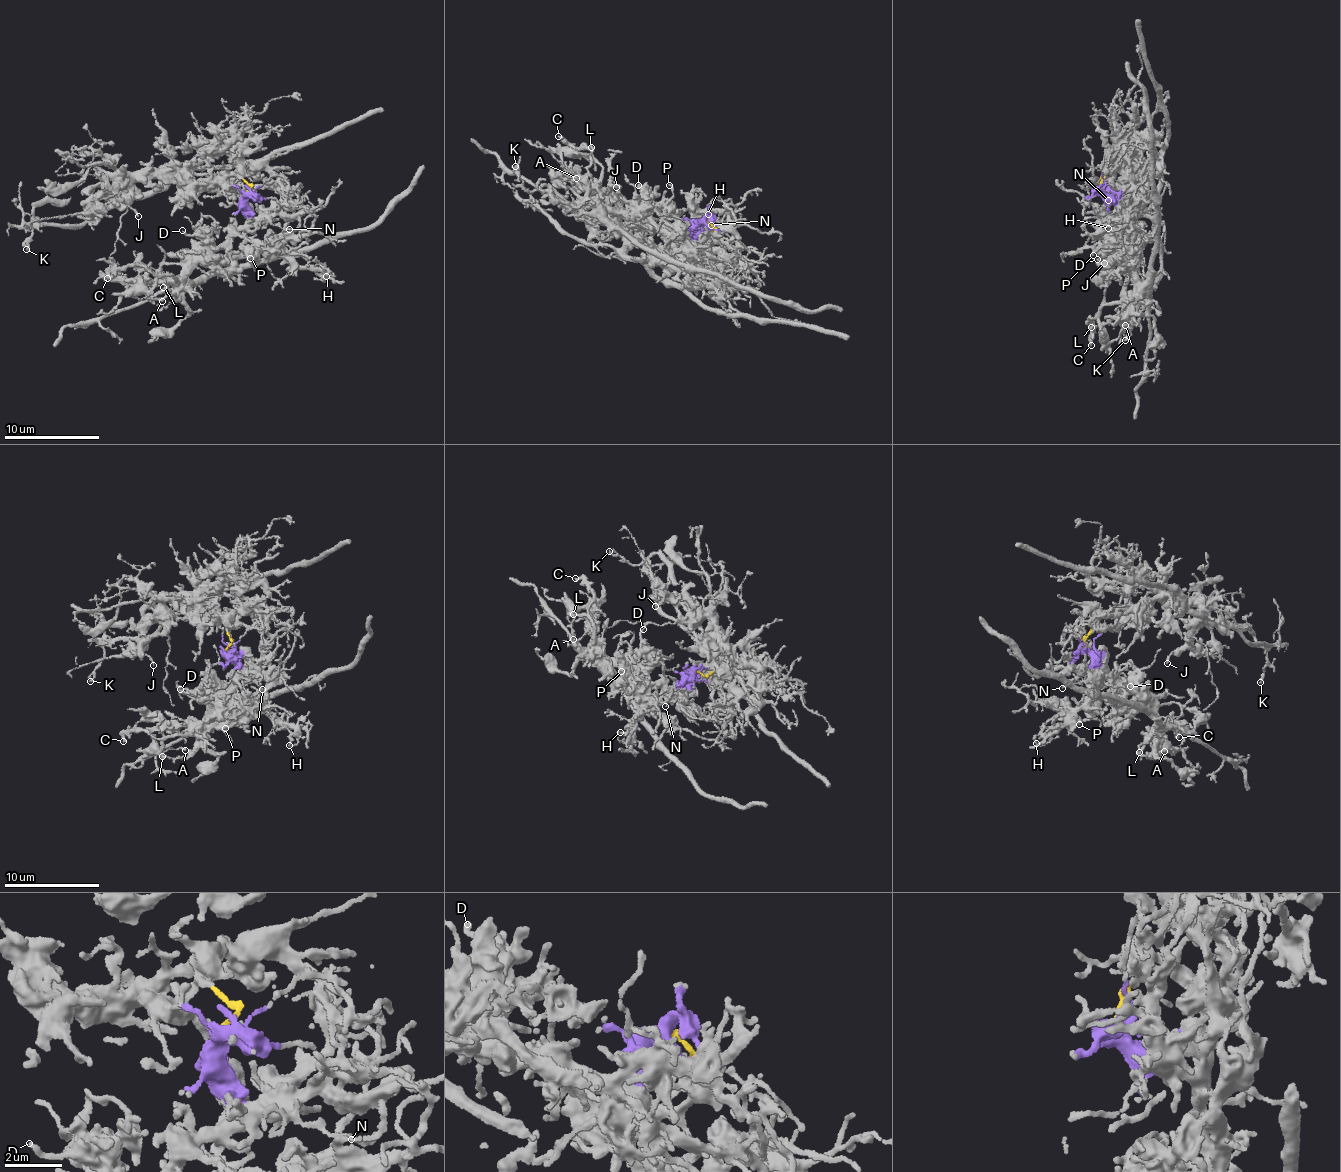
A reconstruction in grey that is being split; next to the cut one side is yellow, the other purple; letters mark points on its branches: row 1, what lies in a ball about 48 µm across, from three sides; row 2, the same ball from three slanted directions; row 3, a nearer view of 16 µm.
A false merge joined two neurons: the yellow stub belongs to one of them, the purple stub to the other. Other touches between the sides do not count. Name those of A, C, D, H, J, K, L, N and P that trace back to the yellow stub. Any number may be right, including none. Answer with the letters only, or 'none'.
J, K

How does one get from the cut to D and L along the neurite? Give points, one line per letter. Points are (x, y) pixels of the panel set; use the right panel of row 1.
D: (1099, 191), (1109, 190), (1130, 201), (1132, 242), (1101, 253), (1098, 259)
L: (1099, 191), (1129, 211), (1135, 272), (1127, 311), (1121, 320), (1091, 327)

